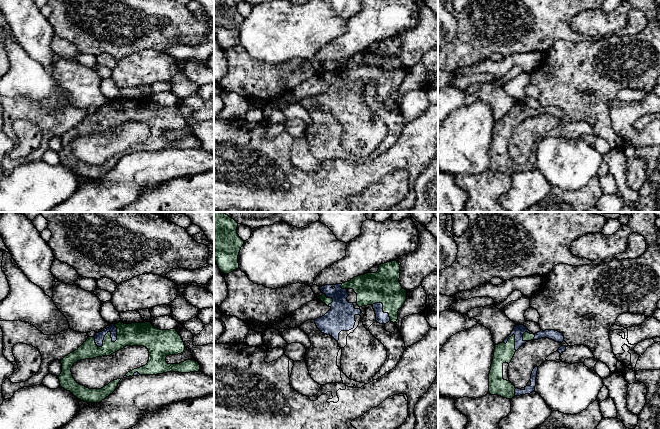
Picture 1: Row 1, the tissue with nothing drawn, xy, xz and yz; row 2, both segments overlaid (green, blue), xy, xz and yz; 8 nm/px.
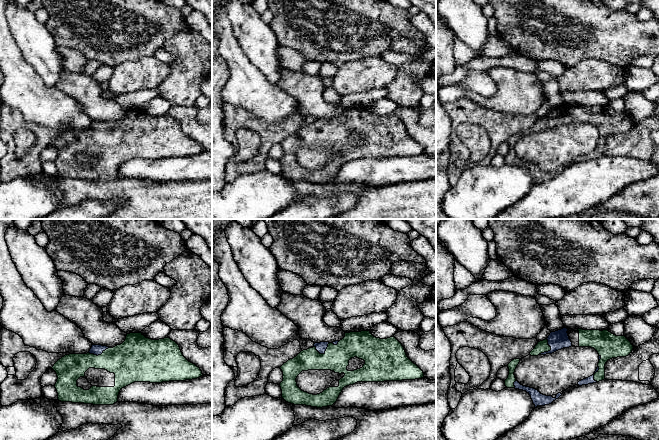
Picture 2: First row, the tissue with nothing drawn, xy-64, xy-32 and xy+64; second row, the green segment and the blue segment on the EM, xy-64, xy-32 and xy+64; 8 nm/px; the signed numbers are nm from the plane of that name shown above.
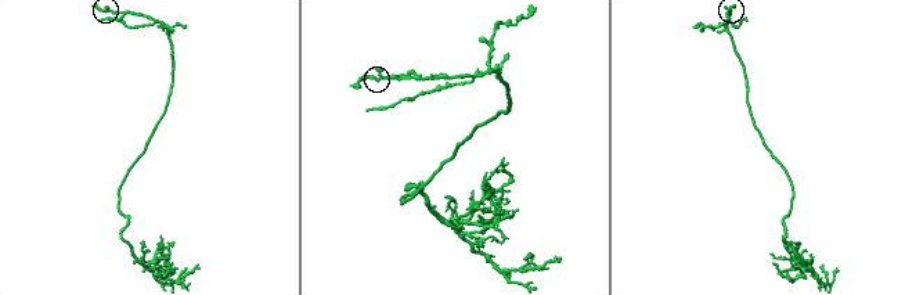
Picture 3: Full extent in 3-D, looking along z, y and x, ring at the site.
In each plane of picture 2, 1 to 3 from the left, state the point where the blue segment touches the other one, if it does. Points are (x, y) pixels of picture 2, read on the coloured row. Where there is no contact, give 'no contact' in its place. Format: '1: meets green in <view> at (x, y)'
1: meets green in xy-64 at (99, 355)
2: meets green in xy-32 at (322, 354)
3: meets green in xy+64 at (549, 350)

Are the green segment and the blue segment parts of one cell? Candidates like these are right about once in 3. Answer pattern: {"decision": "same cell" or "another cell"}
{"decision": "same cell"}

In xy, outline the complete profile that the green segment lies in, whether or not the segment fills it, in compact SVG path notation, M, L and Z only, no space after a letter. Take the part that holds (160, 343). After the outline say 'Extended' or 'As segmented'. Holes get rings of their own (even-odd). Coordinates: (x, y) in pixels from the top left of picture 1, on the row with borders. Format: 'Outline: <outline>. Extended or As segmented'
Outline: M119 322L94 337L89 337L77 350L61 359L62 372L58 376L60 387L87 403L99 403L112 394L121 379L114 380L101 389L80 385L72 376L71 368L80 360L110 356L126 346L144 346L149 351L148 363L128 372L124 378L139 375L157 375L167 372L190 373L200 371L194 360L168 364L166 357L184 352L185 345L176 329L160 330L150 322L124 324Z. Extended

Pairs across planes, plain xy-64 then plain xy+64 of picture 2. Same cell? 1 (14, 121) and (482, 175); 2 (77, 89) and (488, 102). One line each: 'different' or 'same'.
1: different
2: same

